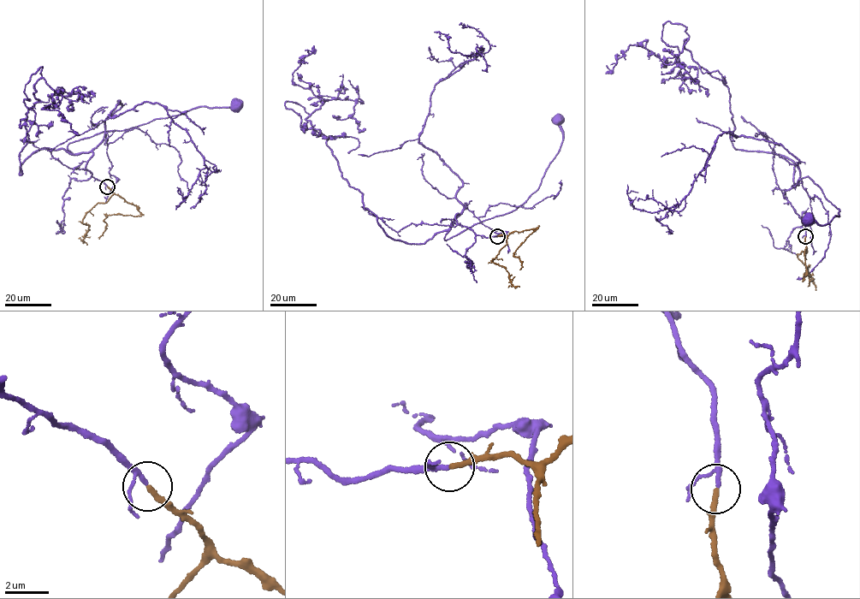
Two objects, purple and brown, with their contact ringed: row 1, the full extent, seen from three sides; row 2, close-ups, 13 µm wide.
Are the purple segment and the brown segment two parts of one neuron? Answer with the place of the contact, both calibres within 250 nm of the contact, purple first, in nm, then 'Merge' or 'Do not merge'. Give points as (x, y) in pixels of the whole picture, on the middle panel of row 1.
Place: (497, 236). Thickness 160 nm (purple) against 240 nm. Merge

